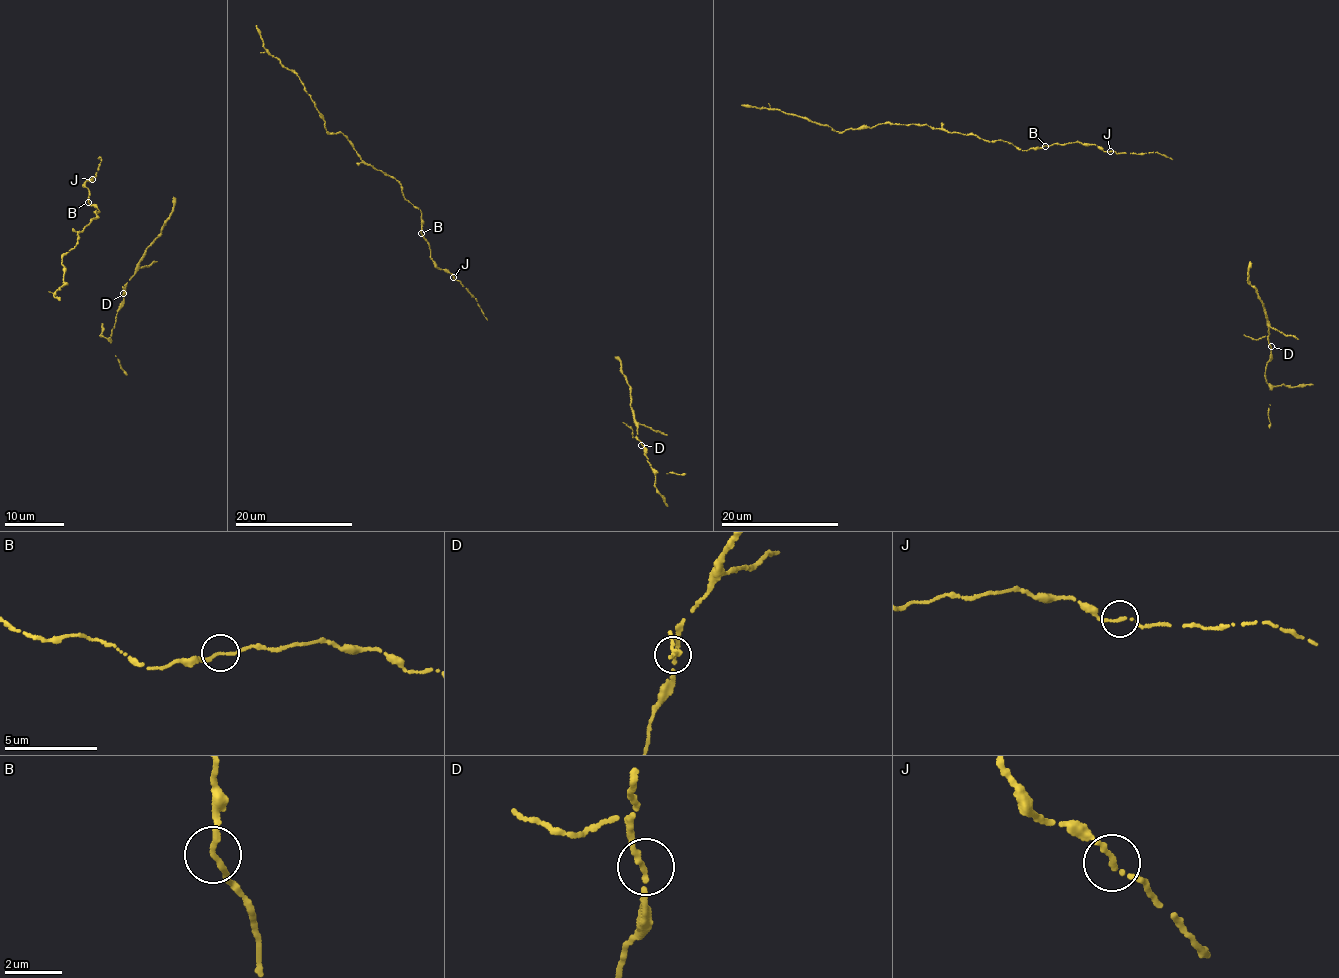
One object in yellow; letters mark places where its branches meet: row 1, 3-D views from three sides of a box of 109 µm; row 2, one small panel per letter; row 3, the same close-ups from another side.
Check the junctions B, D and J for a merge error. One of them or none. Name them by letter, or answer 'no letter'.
no letter

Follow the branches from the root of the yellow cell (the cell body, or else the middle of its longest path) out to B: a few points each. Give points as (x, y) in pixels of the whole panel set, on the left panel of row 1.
B: (96, 174), (92, 181), (84, 183), (90, 191), (87, 202)

